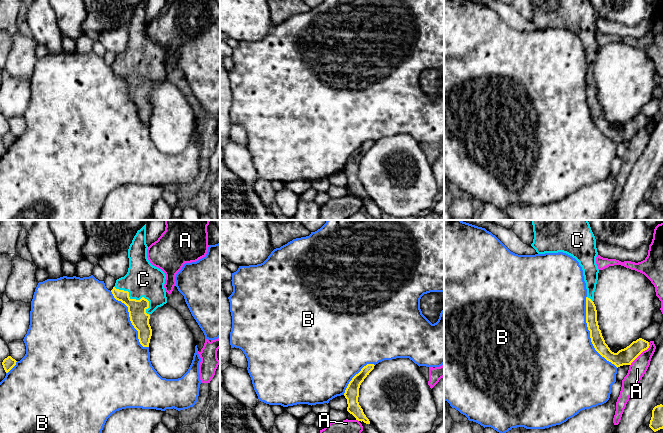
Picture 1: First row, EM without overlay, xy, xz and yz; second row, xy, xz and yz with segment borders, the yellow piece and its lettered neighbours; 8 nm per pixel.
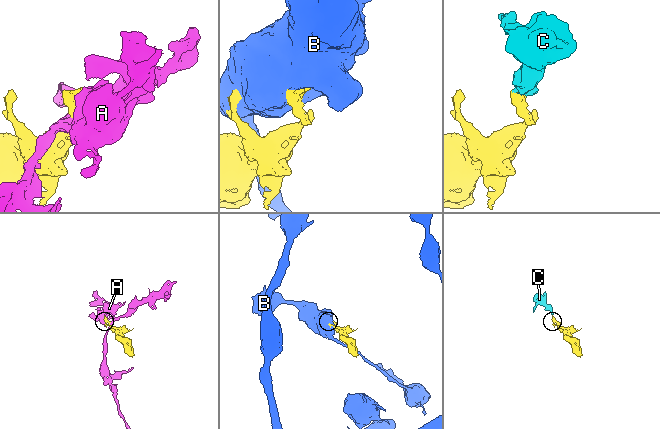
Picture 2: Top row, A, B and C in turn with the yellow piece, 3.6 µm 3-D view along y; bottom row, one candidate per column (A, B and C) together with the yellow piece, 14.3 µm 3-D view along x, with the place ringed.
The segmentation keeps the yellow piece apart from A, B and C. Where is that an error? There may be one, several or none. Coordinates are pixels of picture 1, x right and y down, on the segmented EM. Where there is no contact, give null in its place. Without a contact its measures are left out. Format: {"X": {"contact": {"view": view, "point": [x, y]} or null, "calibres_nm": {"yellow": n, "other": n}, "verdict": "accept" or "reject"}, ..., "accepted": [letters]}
{"A": {"contact": {"view": "yz", "point": [641, 352]}, "calibres_nm": {"yellow": 140, "other": 140}, "verdict": "reject"}, "B": {"contact": {"view": "yz", "point": [590, 334]}, "calibres_nm": {"yellow": 100, "other": 480}, "verdict": "reject"}, "C": {"contact": {"view": "xy", "point": [137, 300]}, "calibres_nm": {"yellow": 150, "other": 280}, "verdict": "accept"}, "accepted": ["C"]}

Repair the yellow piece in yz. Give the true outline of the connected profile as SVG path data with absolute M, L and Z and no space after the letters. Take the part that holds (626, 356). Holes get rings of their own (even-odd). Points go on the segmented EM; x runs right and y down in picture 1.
M531 220L534 239L531 246L538 254L566 253L575 258L582 267L586 283L586 323L595 350L617 368L631 363L649 348L649 342L639 338L629 346L614 353L602 336L597 321L594 292L599 269L596 239L588 220Z

